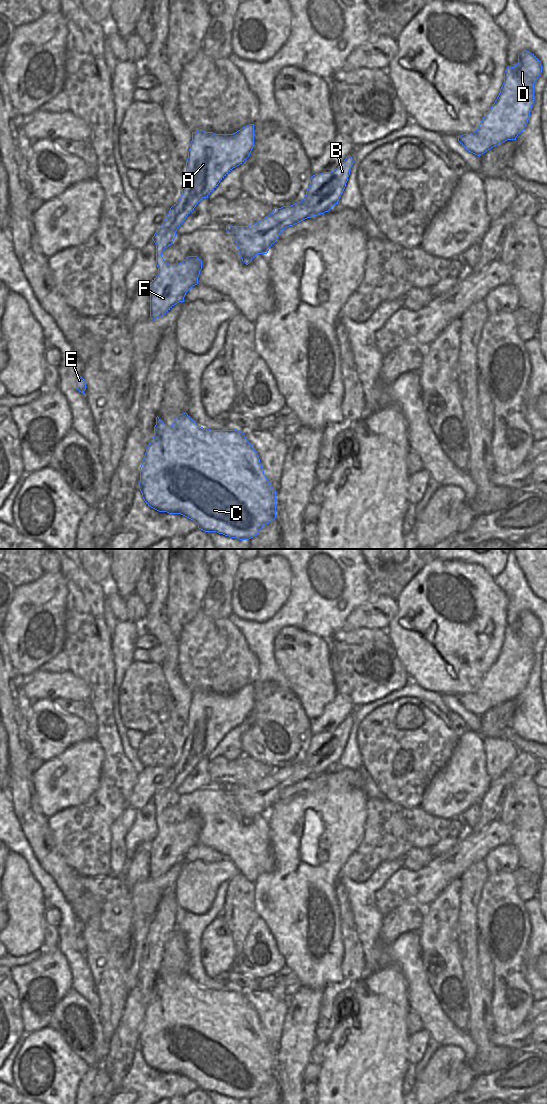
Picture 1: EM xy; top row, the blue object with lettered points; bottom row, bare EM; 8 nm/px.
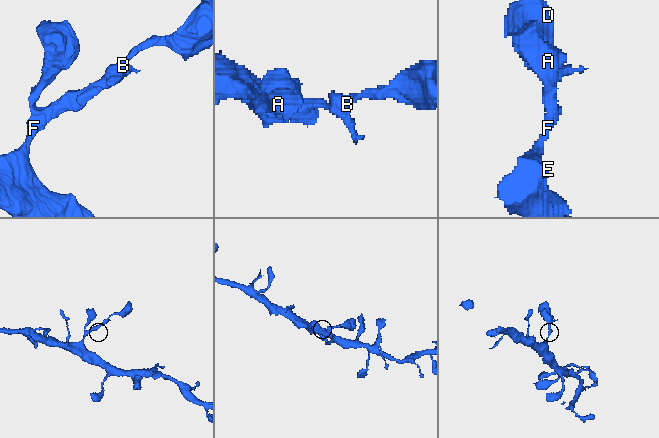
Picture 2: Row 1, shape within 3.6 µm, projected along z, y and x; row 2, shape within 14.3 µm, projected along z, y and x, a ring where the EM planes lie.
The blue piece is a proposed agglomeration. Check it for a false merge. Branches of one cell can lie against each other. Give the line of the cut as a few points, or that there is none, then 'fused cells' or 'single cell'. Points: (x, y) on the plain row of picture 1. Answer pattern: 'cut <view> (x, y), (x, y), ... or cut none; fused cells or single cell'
cut none; single cell

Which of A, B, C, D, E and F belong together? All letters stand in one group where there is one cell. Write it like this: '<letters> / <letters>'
A B C D E F

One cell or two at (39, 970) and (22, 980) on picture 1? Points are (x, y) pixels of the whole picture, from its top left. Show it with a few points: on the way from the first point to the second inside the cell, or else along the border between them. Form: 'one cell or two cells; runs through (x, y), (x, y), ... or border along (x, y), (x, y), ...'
one cell; runs through (35, 974), (30, 979), (26, 979)

